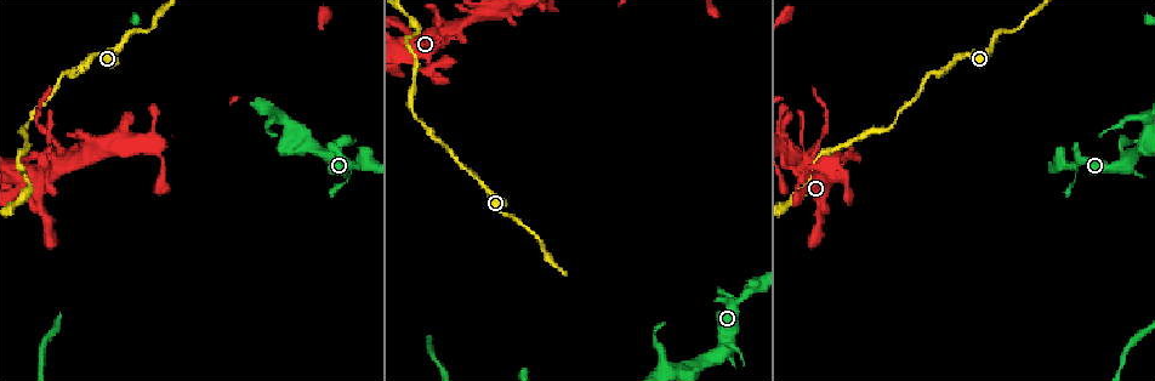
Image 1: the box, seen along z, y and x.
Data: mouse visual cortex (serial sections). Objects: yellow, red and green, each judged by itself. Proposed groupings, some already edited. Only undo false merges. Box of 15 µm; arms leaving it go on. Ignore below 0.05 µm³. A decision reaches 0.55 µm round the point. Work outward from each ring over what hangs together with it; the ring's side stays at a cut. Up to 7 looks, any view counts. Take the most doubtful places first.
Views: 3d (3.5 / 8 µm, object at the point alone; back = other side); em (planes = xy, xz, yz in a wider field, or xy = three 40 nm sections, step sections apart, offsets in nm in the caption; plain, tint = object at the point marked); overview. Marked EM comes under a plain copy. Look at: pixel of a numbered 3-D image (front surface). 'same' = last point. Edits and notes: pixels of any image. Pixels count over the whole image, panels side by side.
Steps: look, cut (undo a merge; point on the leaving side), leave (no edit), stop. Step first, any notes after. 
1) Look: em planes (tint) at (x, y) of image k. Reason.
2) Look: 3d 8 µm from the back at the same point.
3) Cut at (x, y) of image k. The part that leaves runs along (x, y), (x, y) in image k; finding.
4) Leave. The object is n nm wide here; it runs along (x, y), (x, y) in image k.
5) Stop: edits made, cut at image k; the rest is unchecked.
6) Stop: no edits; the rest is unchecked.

Look: 3d 3.5 µm at (807, 165) of image 1.

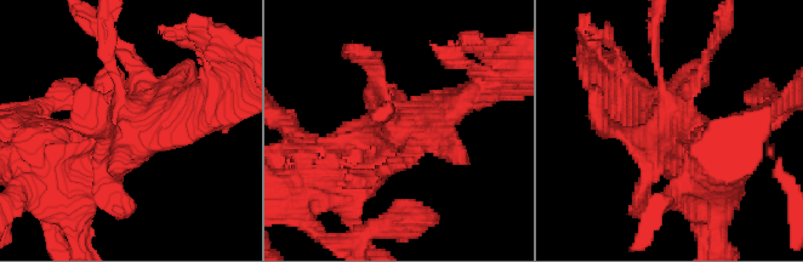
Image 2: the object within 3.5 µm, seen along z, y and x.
Look: em planes (tint) at (663, 123) of image 2.

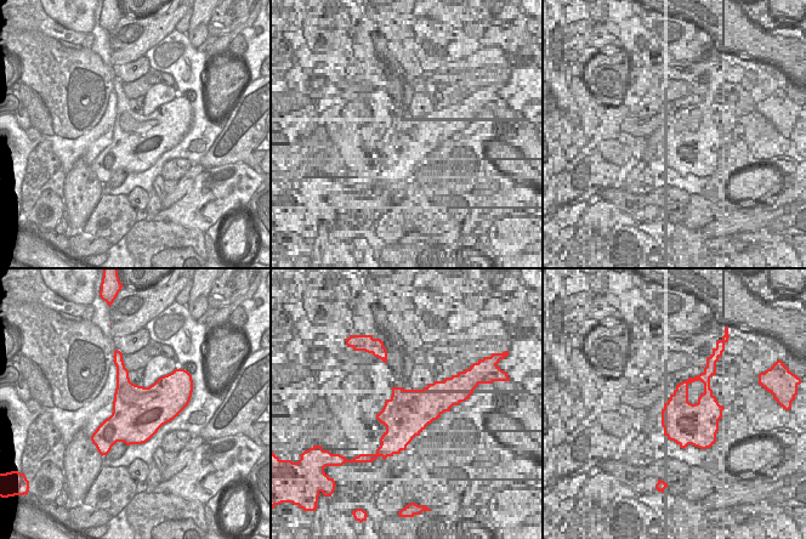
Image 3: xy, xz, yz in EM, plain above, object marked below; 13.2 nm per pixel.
Look: em xy step 2 (tint) at the same point. Another direction.

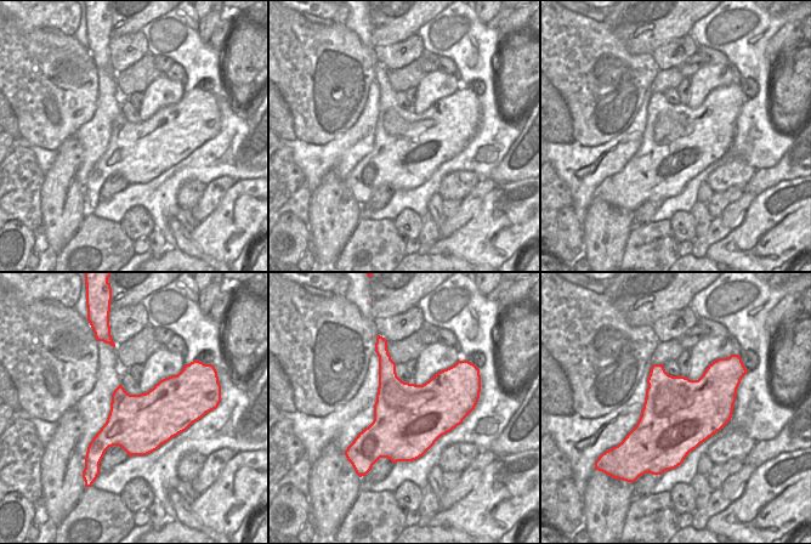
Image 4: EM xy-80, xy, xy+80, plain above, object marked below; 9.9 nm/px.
Leave. It runs along (81, 178), (204, 101) in image 2; continuous, no second cell.

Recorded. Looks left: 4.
Look: 3d 3.5 µm at (790, 205) of image 1. Narrows sharply.

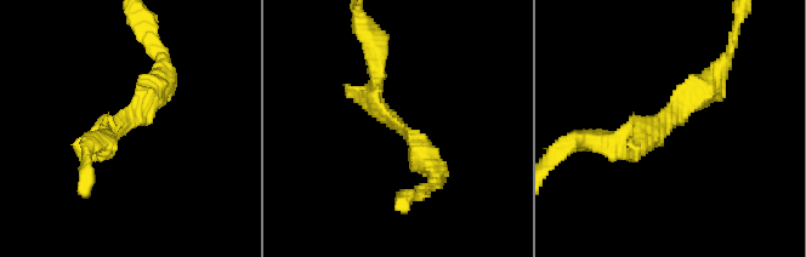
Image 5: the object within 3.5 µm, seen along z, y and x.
Look: em xy step 3 (tint) at (125, 118) of image 5.

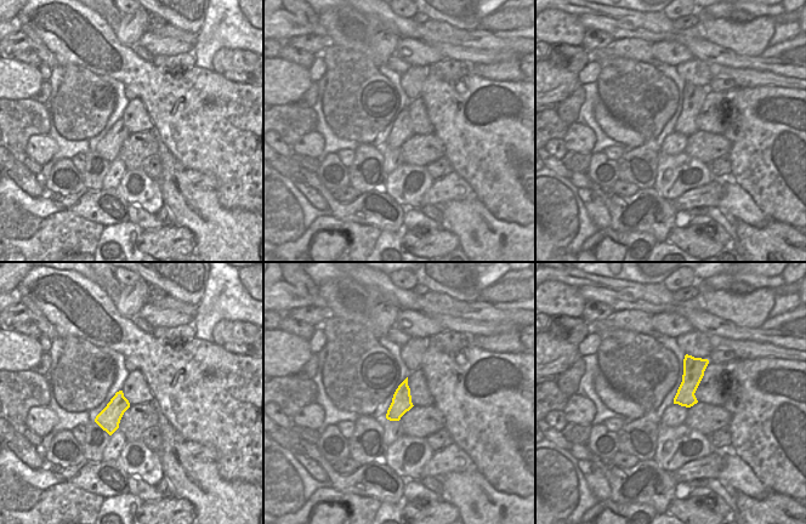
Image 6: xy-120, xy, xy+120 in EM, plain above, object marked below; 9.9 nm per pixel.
Look: em xy step 5 (tint) at the same point. Another direction.

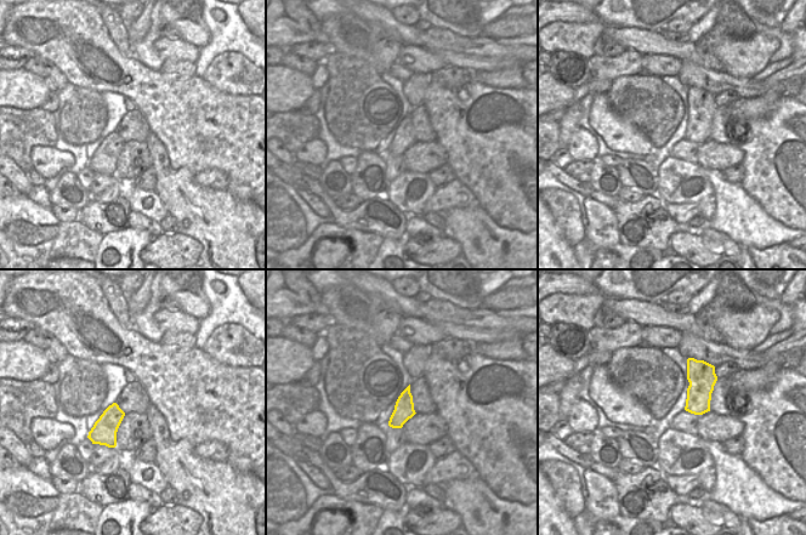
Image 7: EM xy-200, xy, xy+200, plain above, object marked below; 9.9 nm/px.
Leave. It runs along (717, 72), (677, 115), (618, 156) in image 5; one cell here.

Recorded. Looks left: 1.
Stop: no edits; the rest is unchecked.

